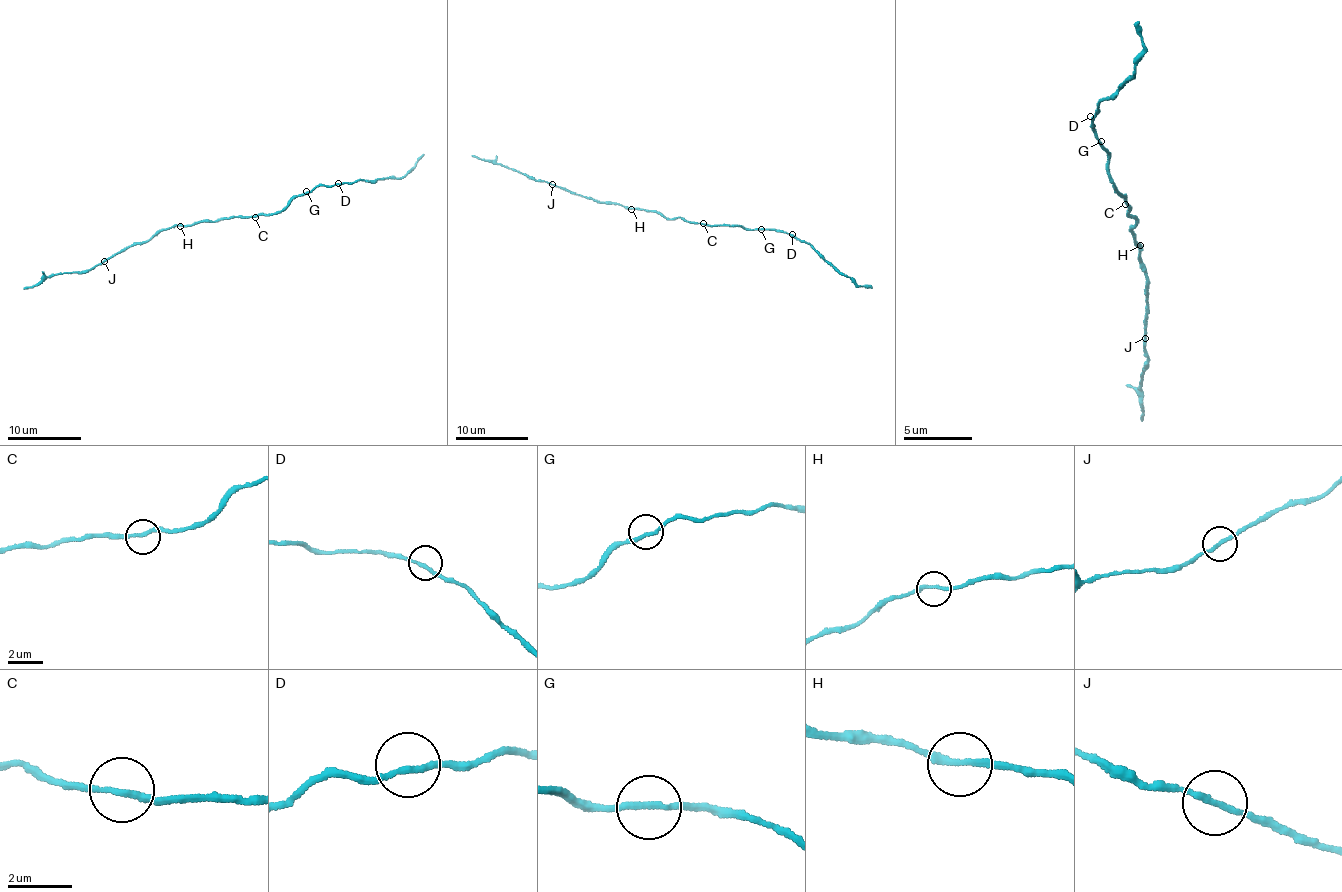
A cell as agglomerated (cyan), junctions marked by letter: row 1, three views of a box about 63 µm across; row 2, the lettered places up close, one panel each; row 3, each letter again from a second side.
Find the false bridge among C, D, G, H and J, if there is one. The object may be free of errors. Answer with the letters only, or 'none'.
J

